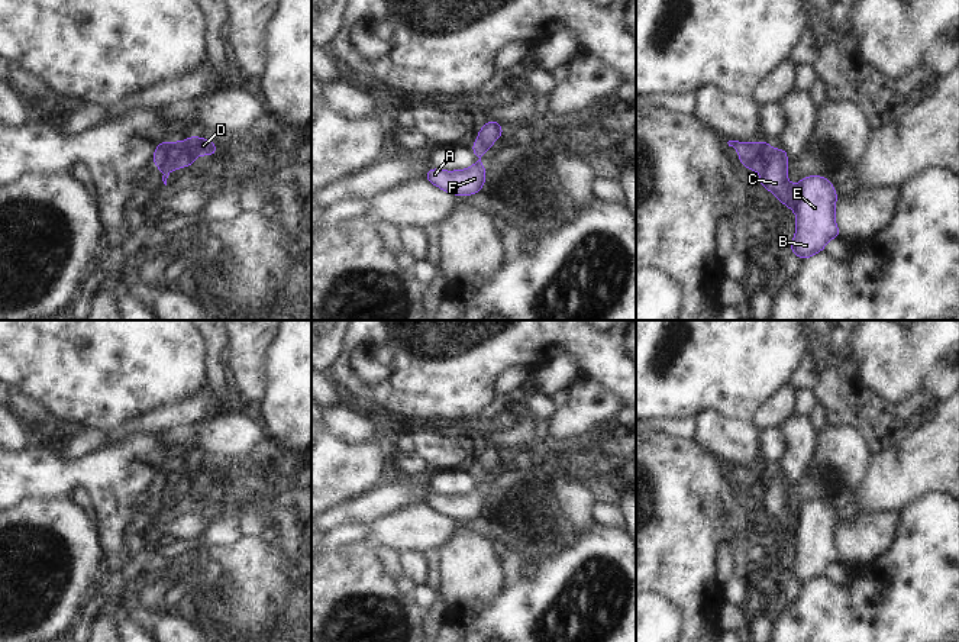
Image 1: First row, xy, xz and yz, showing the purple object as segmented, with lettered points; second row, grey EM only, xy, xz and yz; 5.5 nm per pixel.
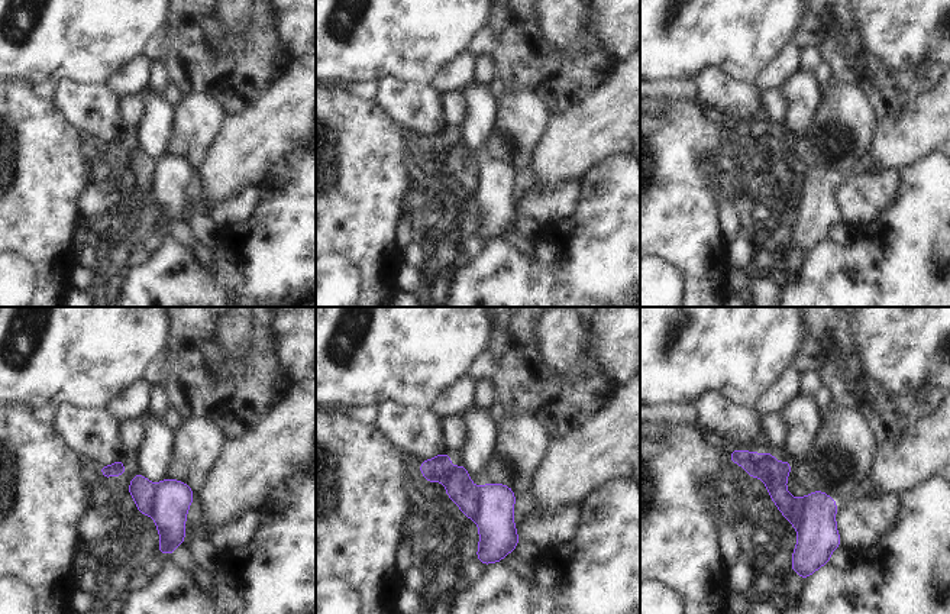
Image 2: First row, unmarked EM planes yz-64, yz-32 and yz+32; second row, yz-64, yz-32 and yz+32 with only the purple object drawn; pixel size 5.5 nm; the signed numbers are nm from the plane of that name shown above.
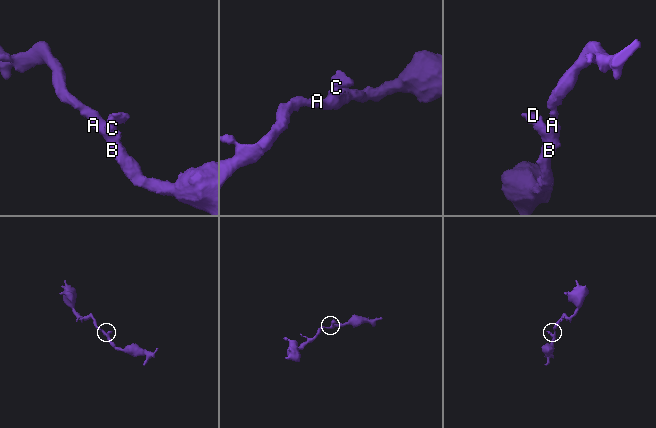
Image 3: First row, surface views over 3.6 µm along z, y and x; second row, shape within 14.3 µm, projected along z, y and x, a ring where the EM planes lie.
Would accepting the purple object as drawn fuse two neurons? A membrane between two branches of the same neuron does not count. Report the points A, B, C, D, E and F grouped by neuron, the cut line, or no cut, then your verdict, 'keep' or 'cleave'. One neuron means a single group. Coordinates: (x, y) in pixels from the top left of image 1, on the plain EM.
A B C E F / D; cut in yz along (772, 477), (771, 486), (759, 496); cleave

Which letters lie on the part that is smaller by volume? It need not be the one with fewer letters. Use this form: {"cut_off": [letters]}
{"cut_off": ["D"]}

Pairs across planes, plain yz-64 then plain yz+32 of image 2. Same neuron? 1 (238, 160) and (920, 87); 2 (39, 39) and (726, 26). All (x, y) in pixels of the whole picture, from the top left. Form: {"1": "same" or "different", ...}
{"1": "different", "2": "same"}

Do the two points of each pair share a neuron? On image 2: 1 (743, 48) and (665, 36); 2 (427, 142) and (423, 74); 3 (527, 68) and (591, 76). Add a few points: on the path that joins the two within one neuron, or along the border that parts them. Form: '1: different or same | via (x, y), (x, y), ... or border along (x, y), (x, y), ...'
1: same | via (724, 36), (684, 36)
2: different | border along (390, 76), (429, 86)
3: same | via (543, 70), (558, 71), (562, 76), (575, 76)

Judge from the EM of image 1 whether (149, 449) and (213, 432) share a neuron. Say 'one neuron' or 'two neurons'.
two neurons

